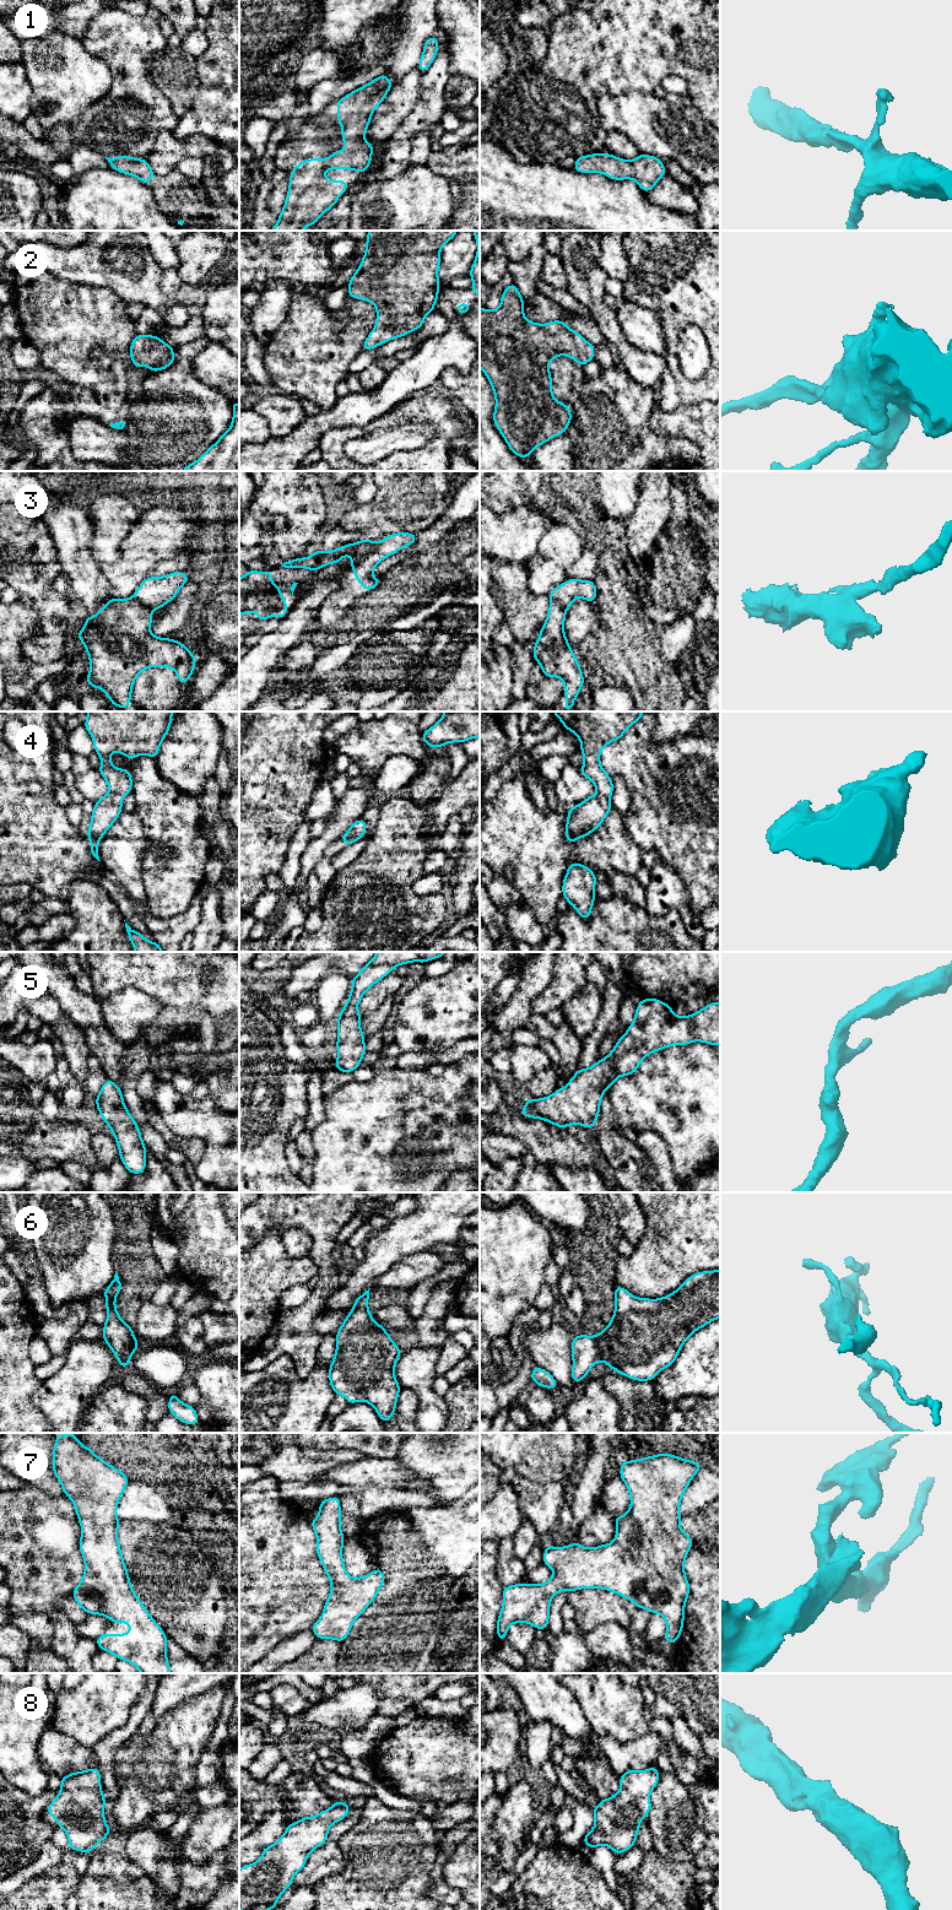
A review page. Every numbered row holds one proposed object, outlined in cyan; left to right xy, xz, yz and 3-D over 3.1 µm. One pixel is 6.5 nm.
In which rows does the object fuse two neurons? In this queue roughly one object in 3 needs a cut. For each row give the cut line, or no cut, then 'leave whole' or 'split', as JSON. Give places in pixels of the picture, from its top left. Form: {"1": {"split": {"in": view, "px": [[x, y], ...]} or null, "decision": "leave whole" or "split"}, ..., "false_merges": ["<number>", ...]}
{"1": {"split": null, "decision": "leave whole"}, "2": {"split": null, "decision": "leave whole"}, "3": {"split": {"in": "xz", "px": [[378, 542], [371, 552], [351, 567]]}, "decision": "split"}, "4": {"split": null, "decision": "leave whole"}, "5": {"split": null, "decision": "leave whole"}, "6": {"split": null, "decision": "leave whole"}, "7": {"split": null, "decision": "leave whole"}, "8": {"split": null, "decision": "leave whole"}, "false_merges": ["3"]}

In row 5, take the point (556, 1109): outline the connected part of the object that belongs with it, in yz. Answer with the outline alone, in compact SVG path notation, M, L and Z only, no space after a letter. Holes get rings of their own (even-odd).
M643 999L634 1019L612 1051L589 1068L578 1068L564 1088L541 1099L528 1099L521 1116L542 1119L561 1129L580 1124L593 1129L600 1114L604 1091L621 1076L633 1075L651 1053L671 1045L703 1041L720 1044L720 1002L678 1017L659 999Z

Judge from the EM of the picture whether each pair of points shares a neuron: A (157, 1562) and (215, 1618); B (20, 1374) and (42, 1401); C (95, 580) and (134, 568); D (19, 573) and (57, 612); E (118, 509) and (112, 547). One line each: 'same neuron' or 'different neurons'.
A: same neuron
B: different neurons
C: different neurons
D: same neuron
E: same neuron

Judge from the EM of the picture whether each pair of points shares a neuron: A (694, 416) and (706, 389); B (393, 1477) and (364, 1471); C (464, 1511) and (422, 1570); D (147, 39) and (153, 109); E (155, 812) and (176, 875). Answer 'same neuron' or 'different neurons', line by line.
A: different neurons
B: same neuron
C: different neurons
D: same neuron
E: same neuron

